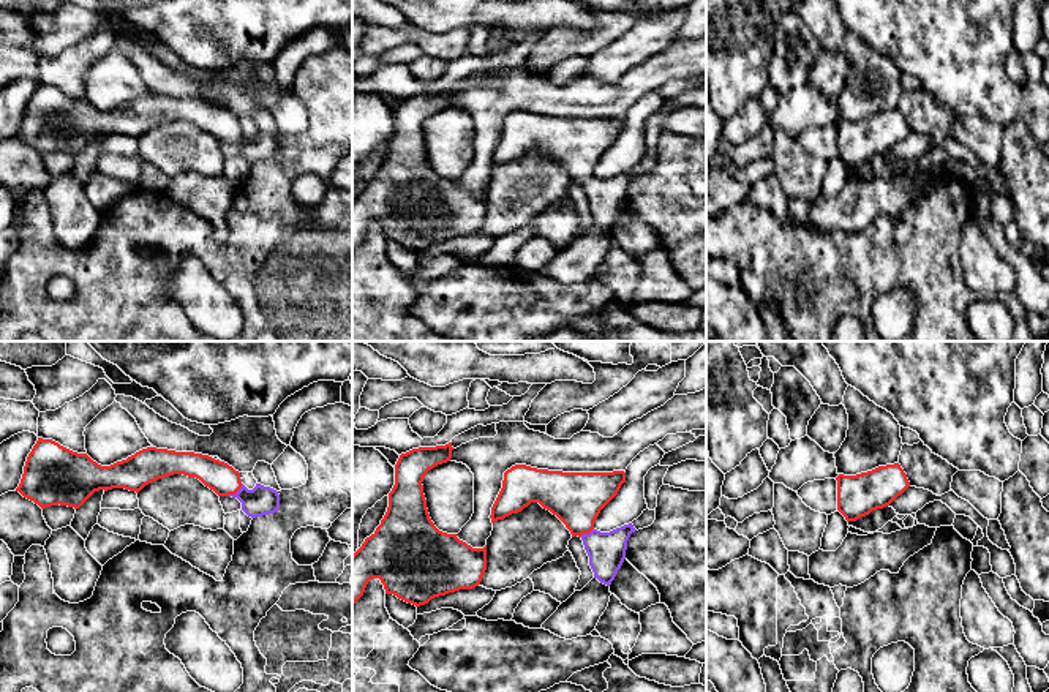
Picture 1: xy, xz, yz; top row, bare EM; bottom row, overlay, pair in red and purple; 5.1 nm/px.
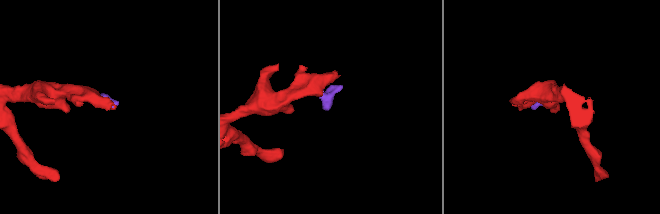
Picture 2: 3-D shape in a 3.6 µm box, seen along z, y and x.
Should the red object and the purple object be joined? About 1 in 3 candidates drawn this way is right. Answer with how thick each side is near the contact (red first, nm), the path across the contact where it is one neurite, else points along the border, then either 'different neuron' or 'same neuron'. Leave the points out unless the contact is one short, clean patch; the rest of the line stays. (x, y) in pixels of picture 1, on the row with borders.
calibres 160 and 150 nm; way xy (218, 476), (237, 490), (250, 500), (261, 500); same neuron

